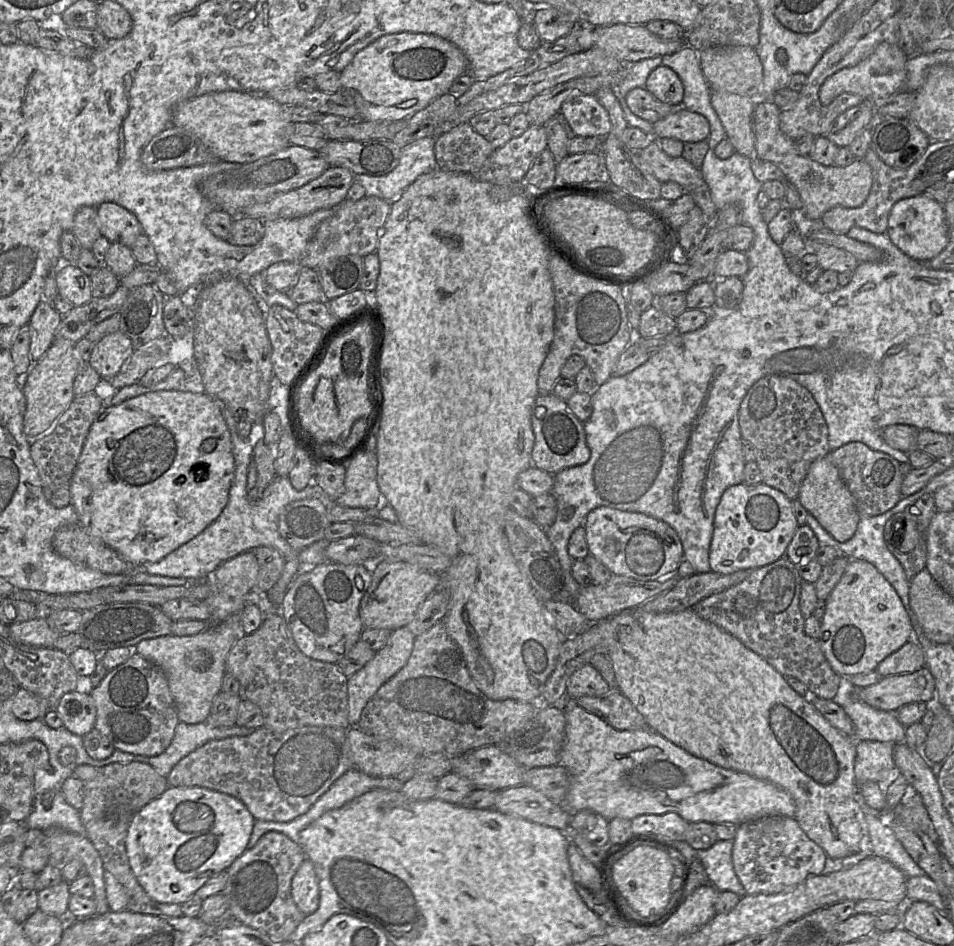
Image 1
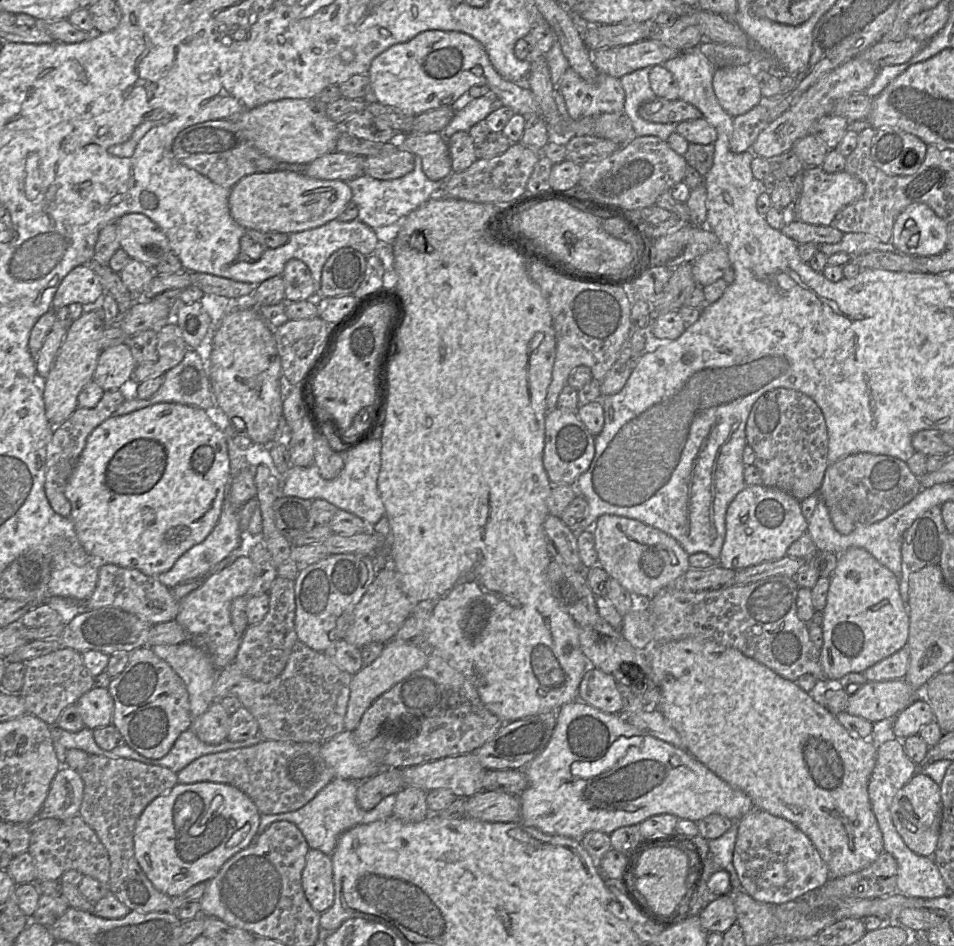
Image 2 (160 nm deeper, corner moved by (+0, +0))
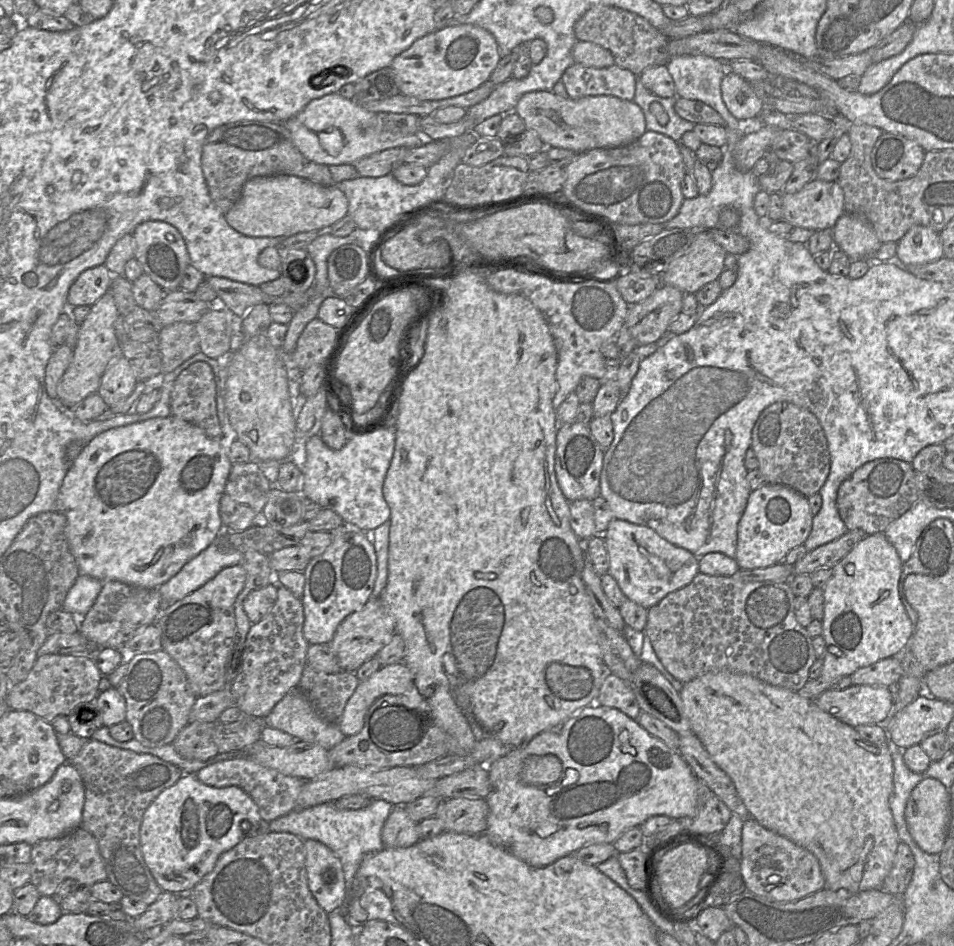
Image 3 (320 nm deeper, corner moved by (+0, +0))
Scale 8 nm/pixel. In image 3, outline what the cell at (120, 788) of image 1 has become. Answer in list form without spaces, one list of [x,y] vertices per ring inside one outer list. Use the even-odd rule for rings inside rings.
[[[93,739],[86,740],[79,753],[66,763],[70,763],[77,770],[84,784],[85,801],[81,827],[92,834],[98,843],[105,864],[107,880],[124,896],[147,905],[152,904],[163,891],[151,875],[142,857],[139,836],[142,818],[152,801],[182,777],[182,771],[177,766],[154,755],[135,753]]]

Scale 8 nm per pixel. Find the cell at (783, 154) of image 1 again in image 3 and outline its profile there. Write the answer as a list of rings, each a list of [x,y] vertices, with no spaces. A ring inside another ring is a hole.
[[[816,178],[808,182],[800,191],[782,194],[782,218],[793,226],[812,231],[832,229],[844,213],[844,194],[836,181],[824,182]]]

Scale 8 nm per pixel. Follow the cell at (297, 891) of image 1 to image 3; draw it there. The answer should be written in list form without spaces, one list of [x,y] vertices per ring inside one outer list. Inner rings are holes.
[[[304,840],[305,867],[309,890],[319,906],[331,913],[343,904],[346,881],[340,859],[323,843]]]

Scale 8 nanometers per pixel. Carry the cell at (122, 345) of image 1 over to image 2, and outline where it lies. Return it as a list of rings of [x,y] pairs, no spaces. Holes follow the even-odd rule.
[[[127,344],[109,347],[100,352],[93,380],[103,391],[116,391],[131,379],[135,366]]]

